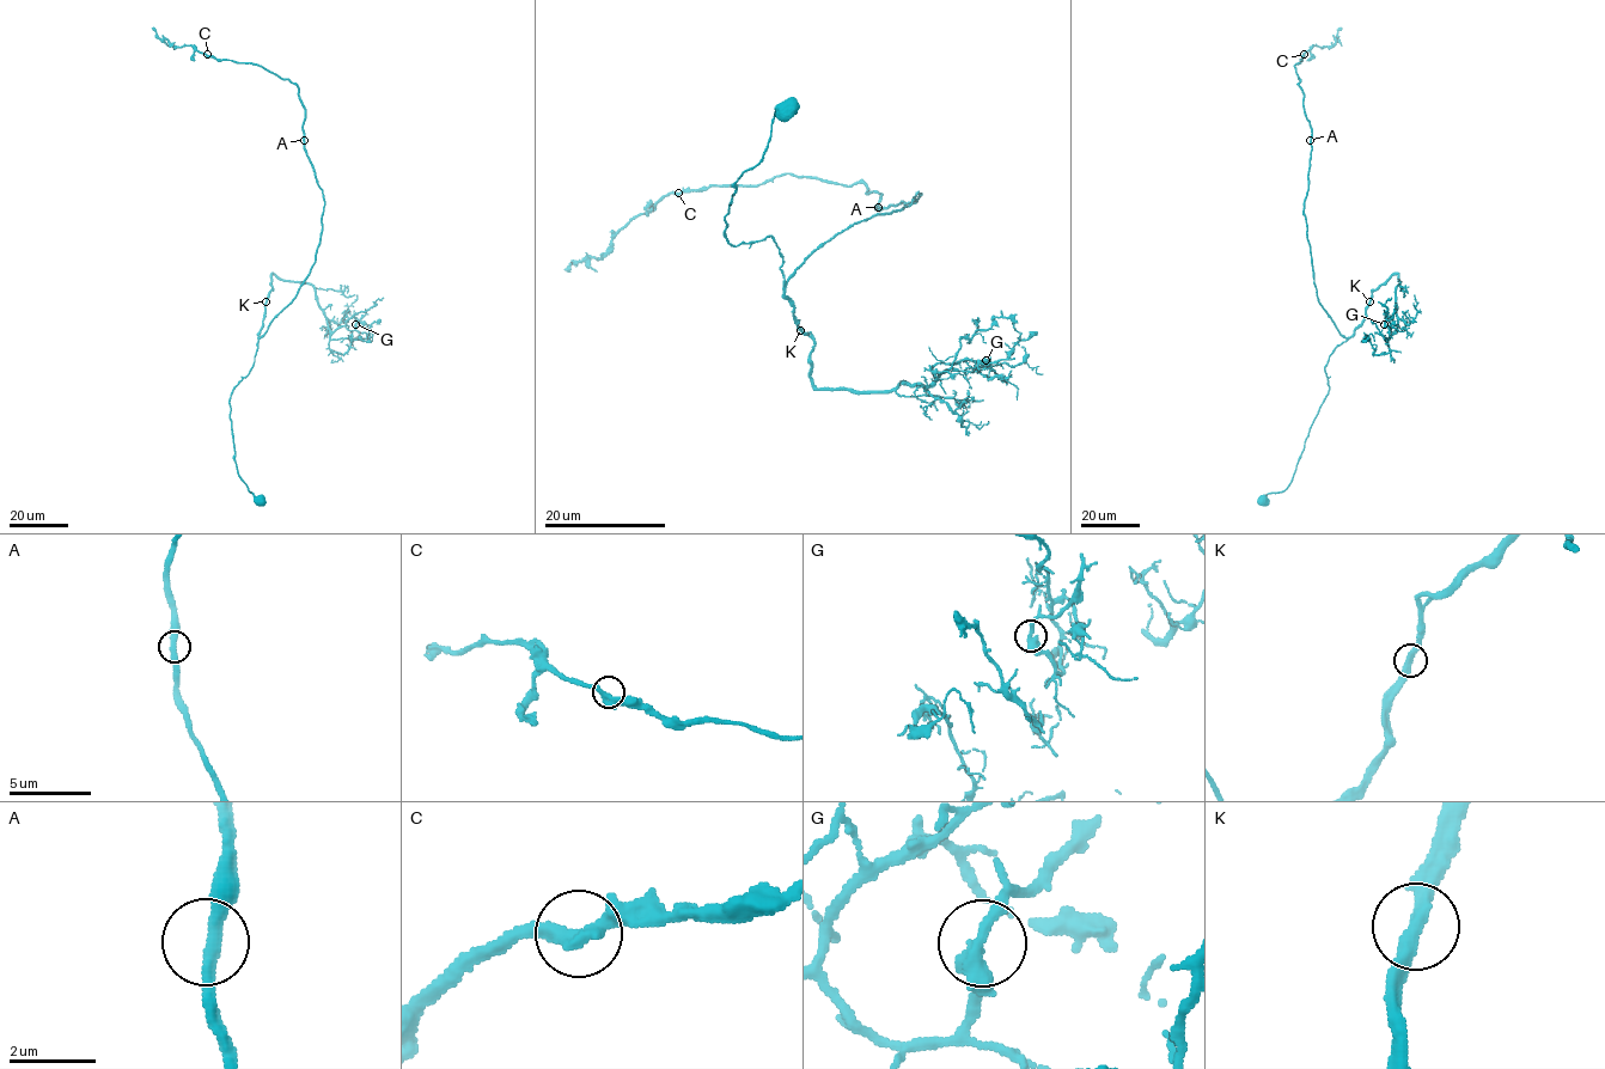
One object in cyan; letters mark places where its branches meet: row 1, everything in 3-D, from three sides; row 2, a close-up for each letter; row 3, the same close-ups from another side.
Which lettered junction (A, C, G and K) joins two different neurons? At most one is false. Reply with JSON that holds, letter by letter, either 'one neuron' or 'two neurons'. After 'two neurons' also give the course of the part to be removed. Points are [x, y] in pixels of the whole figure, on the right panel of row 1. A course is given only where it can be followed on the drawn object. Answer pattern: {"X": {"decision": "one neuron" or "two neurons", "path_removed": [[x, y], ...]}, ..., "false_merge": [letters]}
{"A": {"decision": "one neuron"}, "C": {"decision": "one neuron"}, "G": {"decision": "one neuron"}, "K": {"decision": "one neuron"}, "false_merge": []}

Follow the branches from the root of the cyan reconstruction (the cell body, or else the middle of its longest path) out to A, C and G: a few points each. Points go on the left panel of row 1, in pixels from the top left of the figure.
A: (258, 501), (238, 472), (229, 401), (252, 366), (258, 338), (296, 297), (315, 261), (324, 199), (304, 140)
C: (258, 501), (238, 472), (230, 397), (315, 261), (324, 199), (304, 145), (299, 89), (257, 65), (207, 54)
G: (258, 501), (238, 472), (229, 401), (255, 360), (270, 275), (309, 282), (331, 333), (355, 324)

